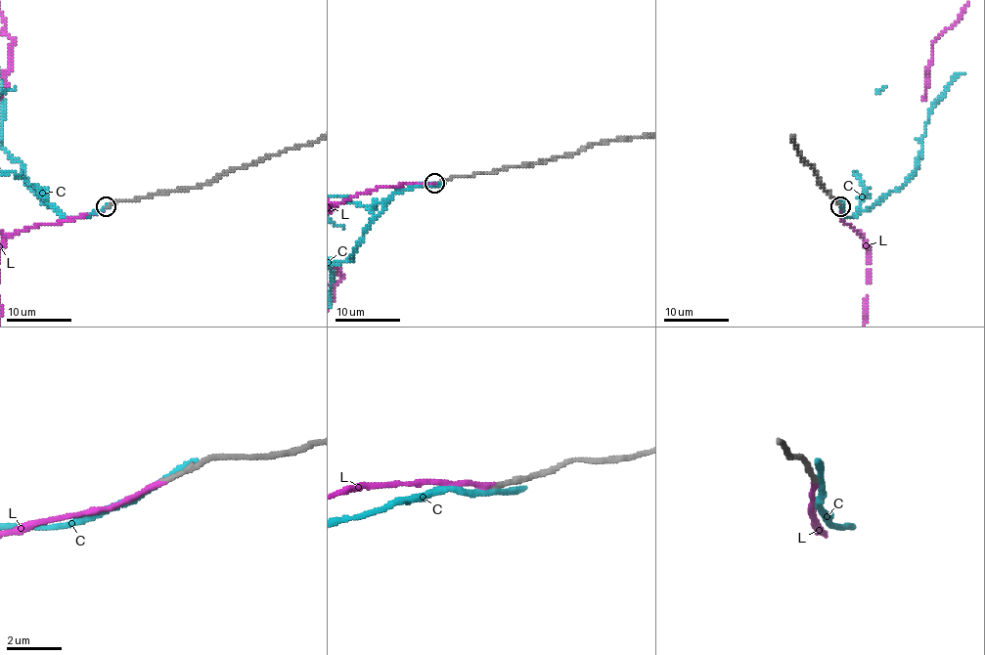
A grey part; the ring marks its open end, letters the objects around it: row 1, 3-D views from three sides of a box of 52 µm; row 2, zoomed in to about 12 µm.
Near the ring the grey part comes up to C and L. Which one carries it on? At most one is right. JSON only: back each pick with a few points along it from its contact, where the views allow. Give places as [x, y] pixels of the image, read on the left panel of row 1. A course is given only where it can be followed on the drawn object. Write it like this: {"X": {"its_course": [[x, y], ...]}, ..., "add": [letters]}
{"add": ["L"]}

